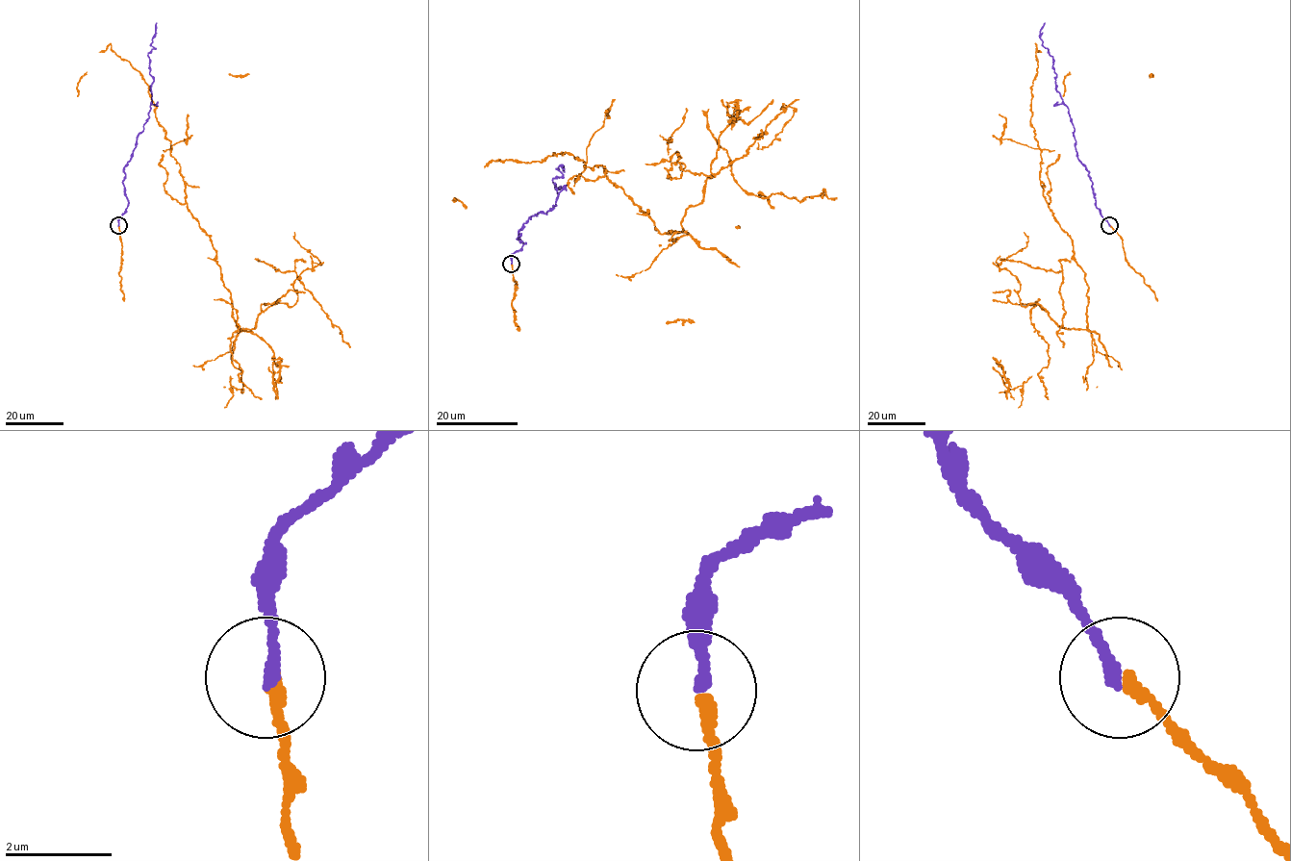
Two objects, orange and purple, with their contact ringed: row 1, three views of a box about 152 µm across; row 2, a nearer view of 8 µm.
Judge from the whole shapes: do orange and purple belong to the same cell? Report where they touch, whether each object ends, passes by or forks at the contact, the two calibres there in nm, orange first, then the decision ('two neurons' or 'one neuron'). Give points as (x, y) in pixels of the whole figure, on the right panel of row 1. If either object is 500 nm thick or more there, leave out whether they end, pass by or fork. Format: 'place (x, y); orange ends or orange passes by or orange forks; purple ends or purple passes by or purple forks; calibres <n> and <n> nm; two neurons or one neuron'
place (1109, 225); orange ends; purple ends; calibres 240 and 240 nm; one neuron

